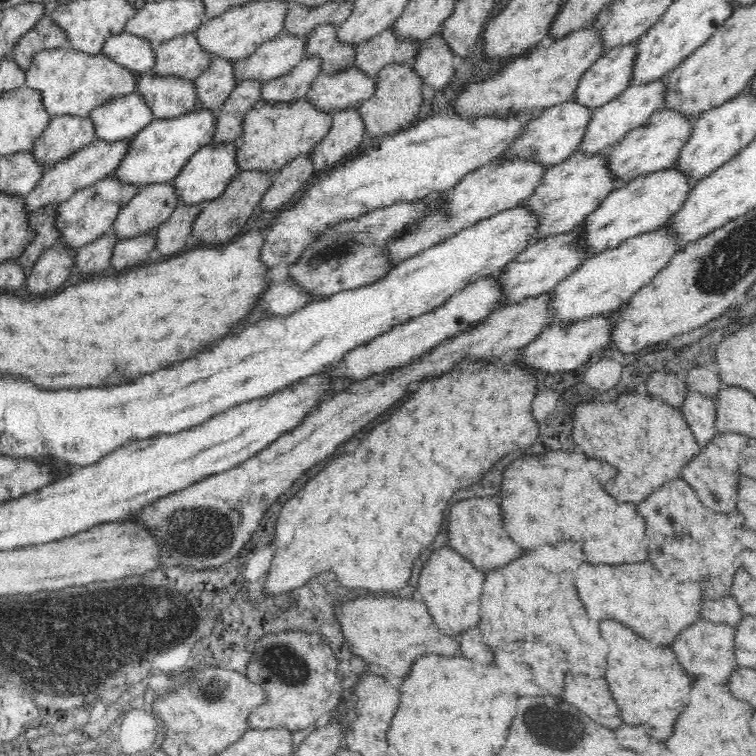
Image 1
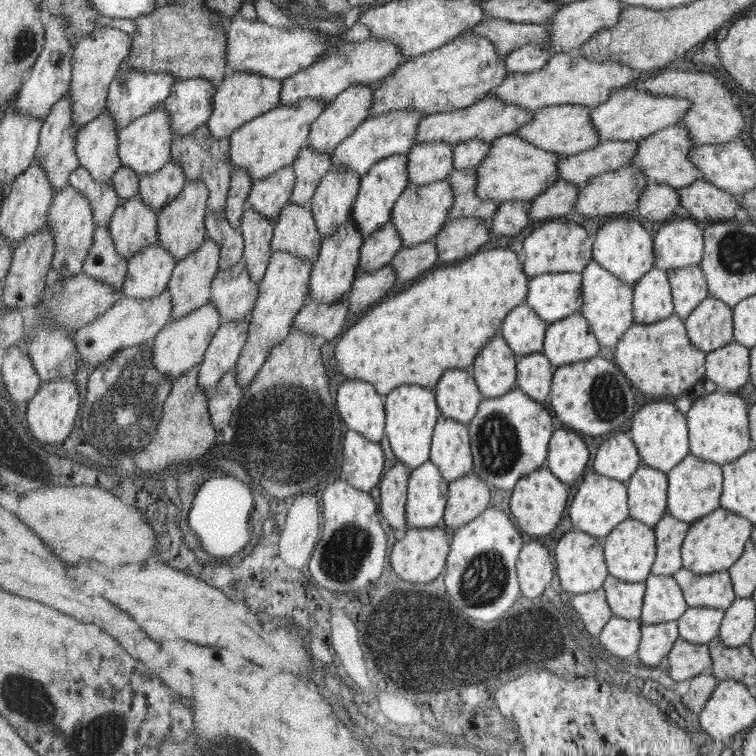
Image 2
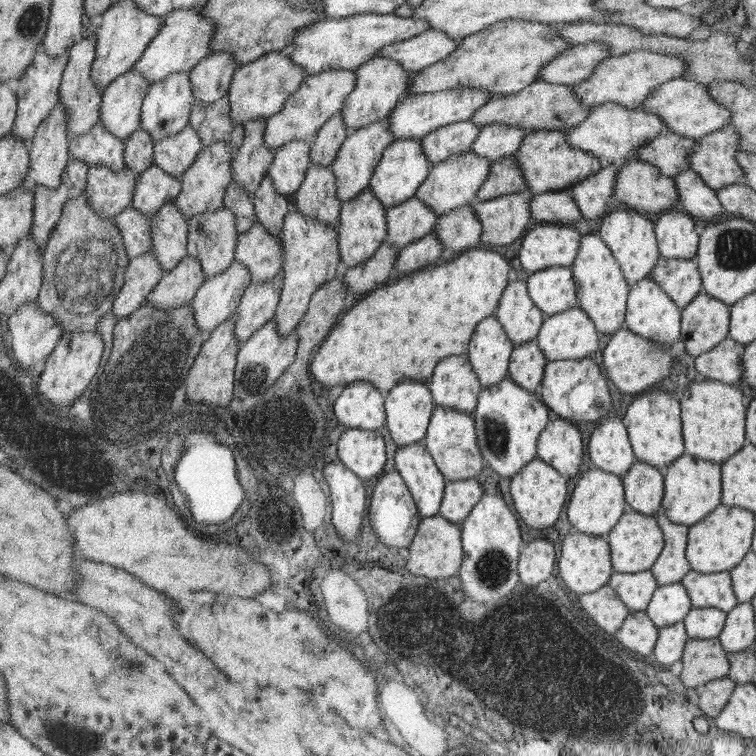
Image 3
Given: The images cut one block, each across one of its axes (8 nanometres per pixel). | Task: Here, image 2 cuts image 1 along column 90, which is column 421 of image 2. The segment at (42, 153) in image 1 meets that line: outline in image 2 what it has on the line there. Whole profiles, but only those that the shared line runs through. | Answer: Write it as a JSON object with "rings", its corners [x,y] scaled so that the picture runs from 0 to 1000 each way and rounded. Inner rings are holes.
{"rings":[[[646,127],[622,142],[570,151],[560,156],[557,164],[554,164],[554,175],[552,175],[546,193],[553,189],[573,189],[577,187],[587,187],[601,193],[622,184],[635,184],[651,189],[663,180],[684,175],[694,164],[702,161],[705,153],[708,153],[708,147],[704,144],[671,136],[659,128]]]}

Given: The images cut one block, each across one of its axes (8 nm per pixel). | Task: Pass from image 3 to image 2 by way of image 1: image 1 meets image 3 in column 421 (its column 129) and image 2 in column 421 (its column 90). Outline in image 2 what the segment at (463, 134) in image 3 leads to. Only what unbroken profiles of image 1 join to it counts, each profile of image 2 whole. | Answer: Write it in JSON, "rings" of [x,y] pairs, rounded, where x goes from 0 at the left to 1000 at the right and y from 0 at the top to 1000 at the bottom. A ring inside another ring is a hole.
{"rings":[[[587,187],[553,189],[538,205],[541,238],[553,245],[593,235],[601,221],[599,193]]]}

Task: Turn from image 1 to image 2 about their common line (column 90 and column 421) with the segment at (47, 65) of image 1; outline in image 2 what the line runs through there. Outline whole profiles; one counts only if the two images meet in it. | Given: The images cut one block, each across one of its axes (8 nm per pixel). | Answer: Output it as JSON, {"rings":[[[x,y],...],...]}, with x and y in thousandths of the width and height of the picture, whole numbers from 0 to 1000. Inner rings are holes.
{"rings":[[[615,41],[577,67],[540,78],[500,108],[492,122],[493,143],[487,156],[532,144],[558,147],[566,153],[622,142],[667,111],[672,98],[668,77],[656,69],[648,52]]]}

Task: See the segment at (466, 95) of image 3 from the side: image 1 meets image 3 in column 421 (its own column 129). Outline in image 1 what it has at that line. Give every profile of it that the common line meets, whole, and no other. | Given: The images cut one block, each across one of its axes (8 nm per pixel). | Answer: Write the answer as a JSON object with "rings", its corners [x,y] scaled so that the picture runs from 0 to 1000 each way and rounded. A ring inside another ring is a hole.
{"rings":[[[181,123],[161,126],[128,140],[116,155],[127,183],[142,189],[179,181],[205,157]]]}

